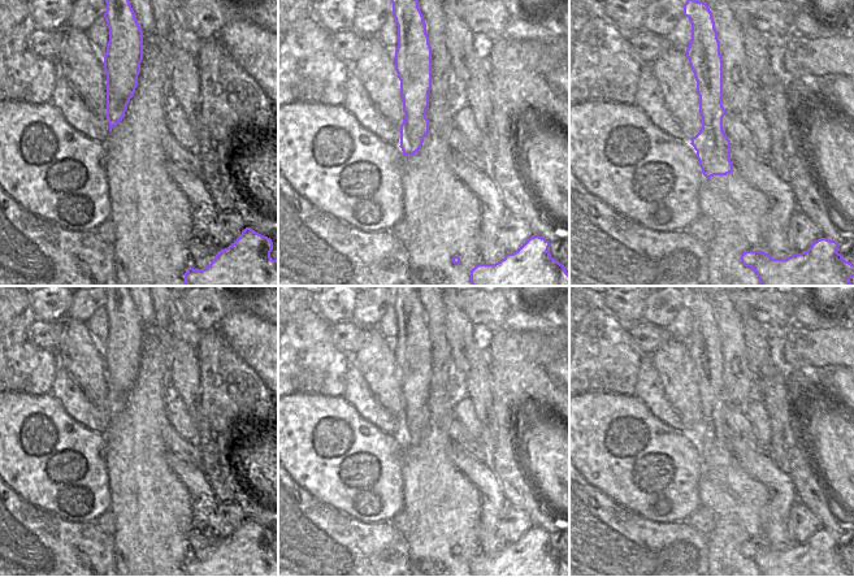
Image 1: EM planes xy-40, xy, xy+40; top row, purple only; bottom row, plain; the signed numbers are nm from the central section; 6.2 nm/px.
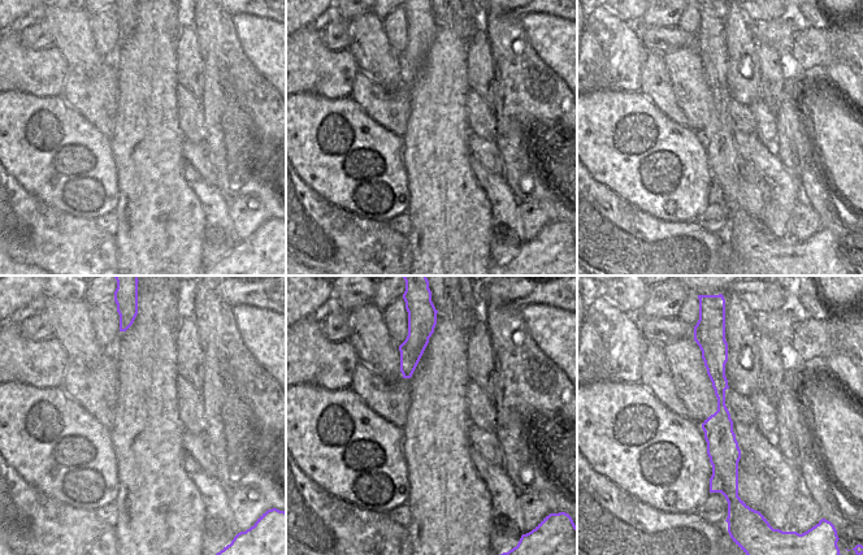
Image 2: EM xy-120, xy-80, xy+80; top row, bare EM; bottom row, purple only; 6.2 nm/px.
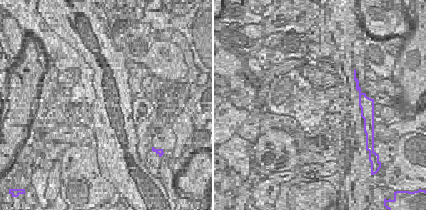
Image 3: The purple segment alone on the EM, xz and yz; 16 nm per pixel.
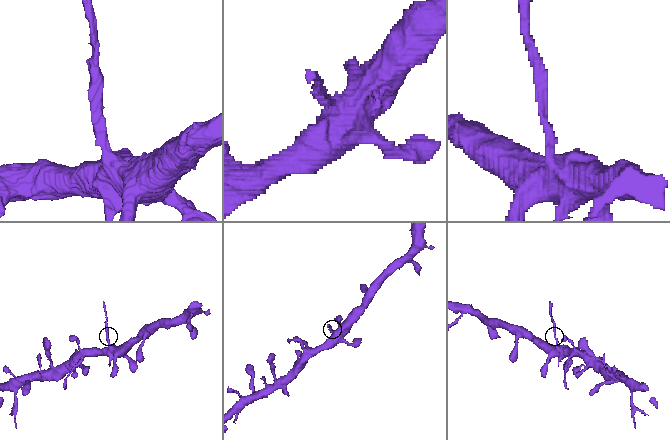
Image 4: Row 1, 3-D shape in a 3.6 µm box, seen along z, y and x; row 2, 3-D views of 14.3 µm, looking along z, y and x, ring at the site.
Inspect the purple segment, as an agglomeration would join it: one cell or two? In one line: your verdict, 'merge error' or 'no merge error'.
merge error

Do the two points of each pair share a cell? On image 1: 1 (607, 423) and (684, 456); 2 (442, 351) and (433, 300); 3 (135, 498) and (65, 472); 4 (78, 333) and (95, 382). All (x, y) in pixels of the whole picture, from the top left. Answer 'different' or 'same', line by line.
1: same
2: same
3: different
4: same

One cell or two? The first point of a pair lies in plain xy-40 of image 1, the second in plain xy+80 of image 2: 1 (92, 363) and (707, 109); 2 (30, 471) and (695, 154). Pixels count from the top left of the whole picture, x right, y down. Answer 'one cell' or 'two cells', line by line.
1: one cell
2: one cell

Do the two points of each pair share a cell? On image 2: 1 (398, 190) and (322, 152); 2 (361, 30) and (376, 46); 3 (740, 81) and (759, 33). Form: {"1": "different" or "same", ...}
{"1": "same", "2": "same", "3": "different"}

